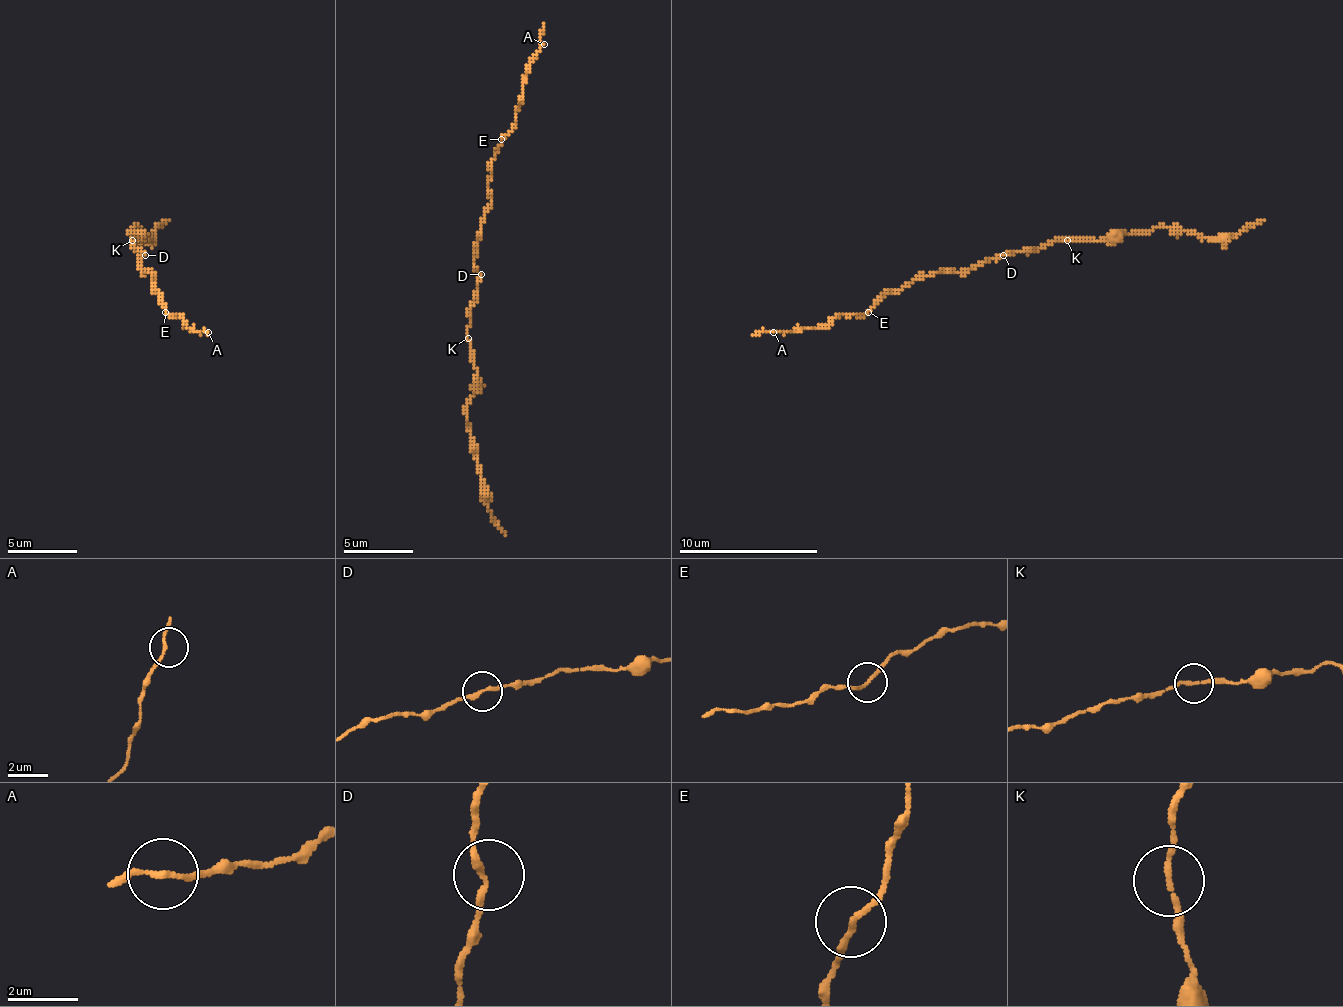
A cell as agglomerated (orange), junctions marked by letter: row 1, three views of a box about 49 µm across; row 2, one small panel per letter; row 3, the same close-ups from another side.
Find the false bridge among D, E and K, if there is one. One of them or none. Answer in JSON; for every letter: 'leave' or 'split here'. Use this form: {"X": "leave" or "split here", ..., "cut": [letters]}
{"D": "leave", "E": "leave", "K": "leave", "cut": []}

